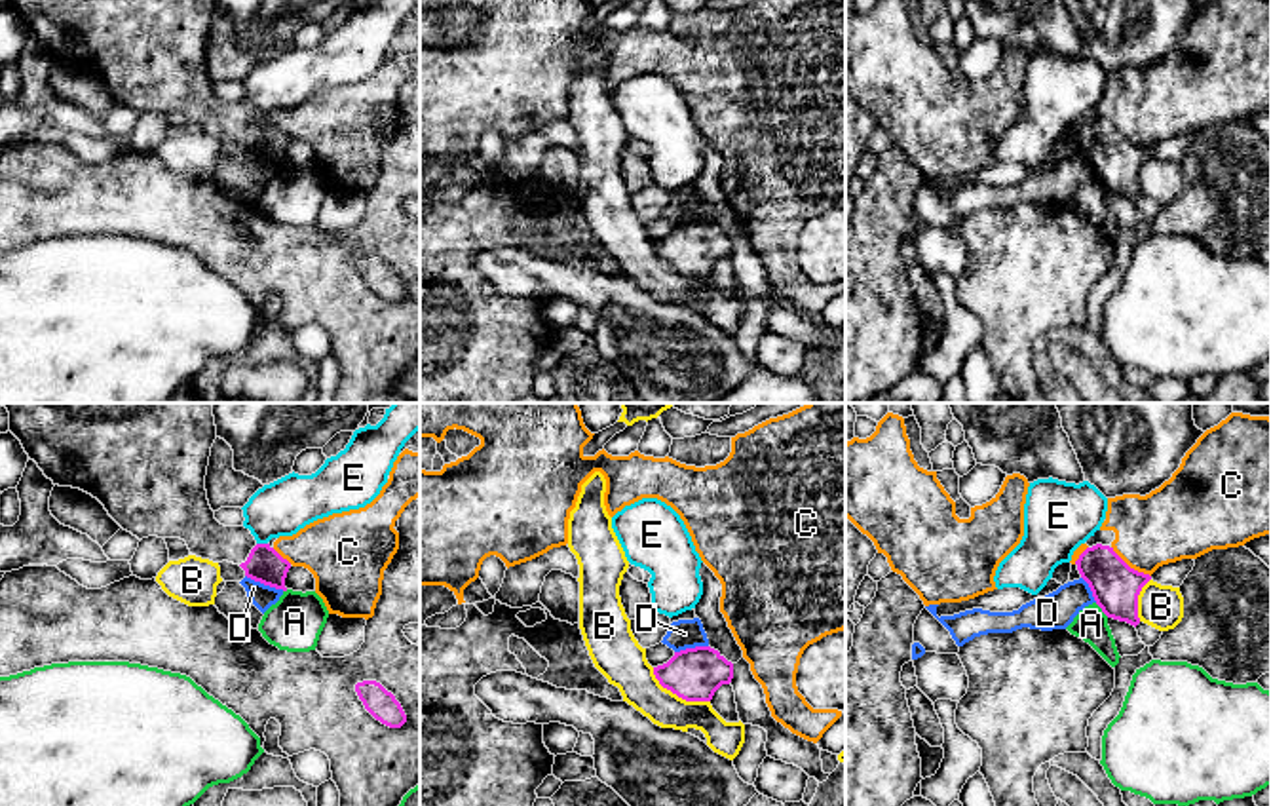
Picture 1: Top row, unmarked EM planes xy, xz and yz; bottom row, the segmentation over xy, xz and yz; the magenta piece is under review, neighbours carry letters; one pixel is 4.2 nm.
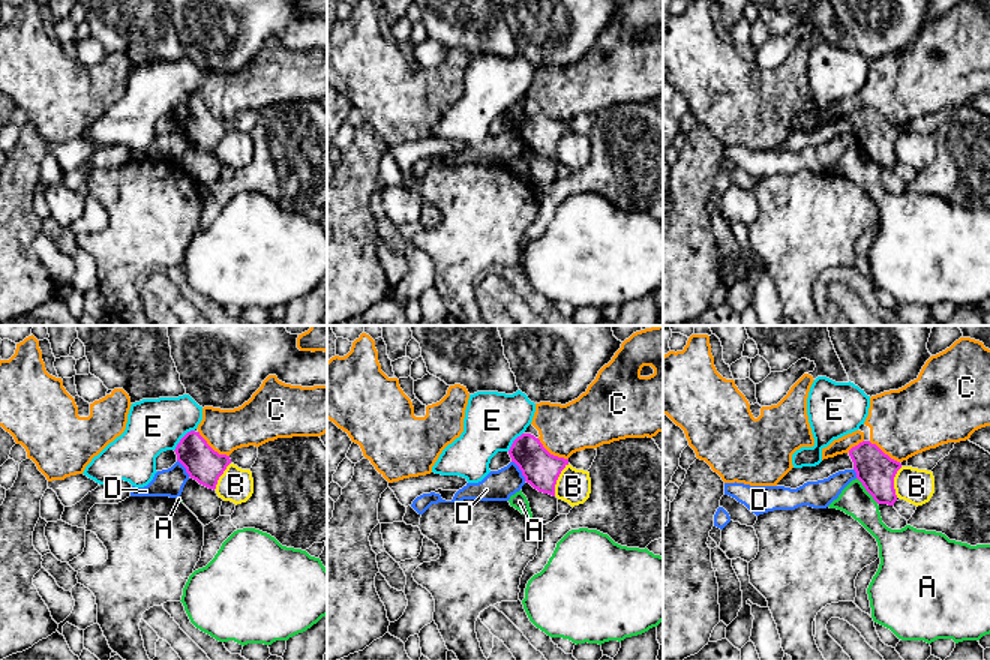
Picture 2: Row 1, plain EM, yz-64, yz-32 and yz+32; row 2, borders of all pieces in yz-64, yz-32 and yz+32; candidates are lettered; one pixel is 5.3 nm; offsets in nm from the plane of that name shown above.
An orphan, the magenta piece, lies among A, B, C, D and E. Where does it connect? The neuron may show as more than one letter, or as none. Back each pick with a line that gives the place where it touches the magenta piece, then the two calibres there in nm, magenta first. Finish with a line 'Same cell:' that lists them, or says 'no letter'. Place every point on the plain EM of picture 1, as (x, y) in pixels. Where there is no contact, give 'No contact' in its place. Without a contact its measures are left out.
Same cell: no letter

